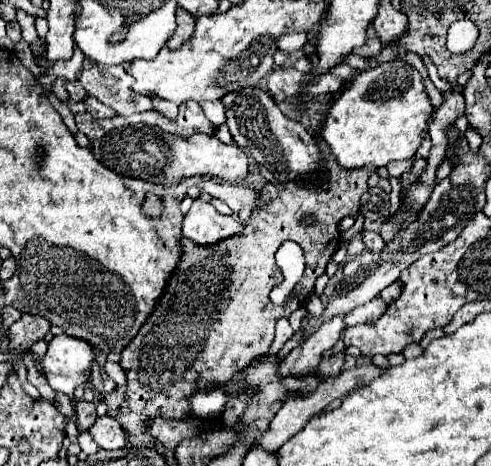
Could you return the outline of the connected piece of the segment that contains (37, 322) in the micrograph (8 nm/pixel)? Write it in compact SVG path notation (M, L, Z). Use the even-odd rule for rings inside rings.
M22 314L18 322L8 328L8 340L12 352L26 352L36 340L42 340L50 330L50 322L42 316Z

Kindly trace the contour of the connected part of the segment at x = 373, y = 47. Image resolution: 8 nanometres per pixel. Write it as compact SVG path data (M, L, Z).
M368 26L366 32L368 32L368 40L366 40L366 44L360 46L360 48L354 48L354 54L362 56L362 58L372 58L372 56L376 56L376 54L382 50L382 40L378 38L378 34L374 32L372 26Z

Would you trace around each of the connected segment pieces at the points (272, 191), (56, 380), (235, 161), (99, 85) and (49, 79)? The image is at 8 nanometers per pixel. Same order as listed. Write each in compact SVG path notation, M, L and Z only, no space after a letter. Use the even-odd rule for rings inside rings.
M316 136L316 144L320 146L320 154L324 158L326 166L326 176L324 184L328 186L326 190L316 188L316 180L312 180L312 186L308 186L308 180L304 182L268 182L262 192L260 200L262 206L252 210L252 216L244 224L242 234L234 234L226 240L220 240L218 244L210 246L198 246L196 242L192 244L190 238L180 238L180 260L178 268L172 272L162 296L158 298L152 314L144 322L142 330L134 336L134 340L122 350L122 360L120 366L126 370L128 376L128 394L120 388L116 388L110 394L102 394L102 400L108 404L108 414L118 418L126 434L130 436L132 446L150 446L148 442L152 436L146 432L146 422L156 416L168 416L168 418L186 418L190 414L190 404L188 398L196 390L194 384L190 382L200 382L198 388L212 388L216 384L228 382L234 370L240 370L242 366L248 366L256 356L262 356L268 352L272 340L274 340L274 326L280 318L284 318L290 308L296 306L296 292L312 292L314 282L318 276L324 274L326 264L330 262L330 256L338 250L340 246L340 220L346 216L356 216L358 206L360 206L360 196L364 190L368 190L368 176L376 172L378 168L368 166L364 170L346 170L342 168L336 160L334 154L330 152L330 146ZM306 214L316 214L316 224L310 228L304 228L300 224L302 216ZM284 240L294 240L304 248L306 256L306 272L302 280L296 284L292 296L286 300L284 306L274 306L268 298L270 290L282 280L282 272L276 266L274 254L276 246Z
M68 334L54 336L48 342L46 356L42 358L48 384L56 392L72 396L76 386L90 378L94 358L96 352L88 342L70 338Z
M134 124L114 128L110 134L106 134L106 138L90 142L90 150L112 172L162 186L174 186L184 178L204 174L228 184L242 184L248 176L248 156L244 154L244 150L236 144L224 144L216 136L208 134L194 134L190 138L182 138L156 128L152 132L150 126L146 128L146 124Z
M90 66L78 76L88 96L98 98L122 116L152 110L150 98L132 90L132 76L122 66Z
M76 46L74 56L72 56L70 60L58 60L54 66L50 66L50 68L38 78L38 82L40 82L42 86L46 86L46 88L48 88L50 84L54 84L56 78L66 78L66 80L70 82L70 80L74 80L74 78L80 74L84 60L86 60L86 56L82 56L82 52L80 52L78 46Z

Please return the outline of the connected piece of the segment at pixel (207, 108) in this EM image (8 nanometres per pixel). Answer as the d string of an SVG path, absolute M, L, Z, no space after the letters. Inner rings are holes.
M216 100L216 102L202 102L200 104L202 106L202 110L204 110L204 114L206 114L206 118L212 122L212 126L222 126L224 122L226 122L226 114L224 114L224 106L222 106L222 102L220 100Z

